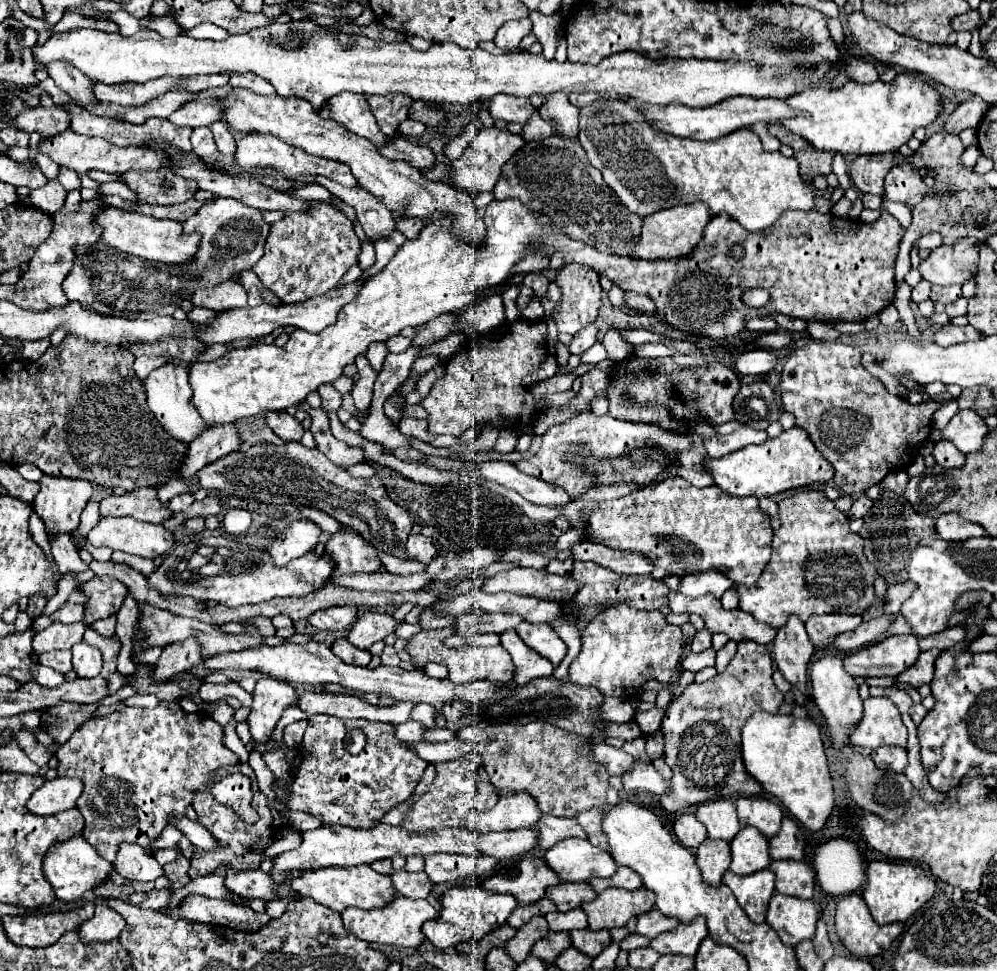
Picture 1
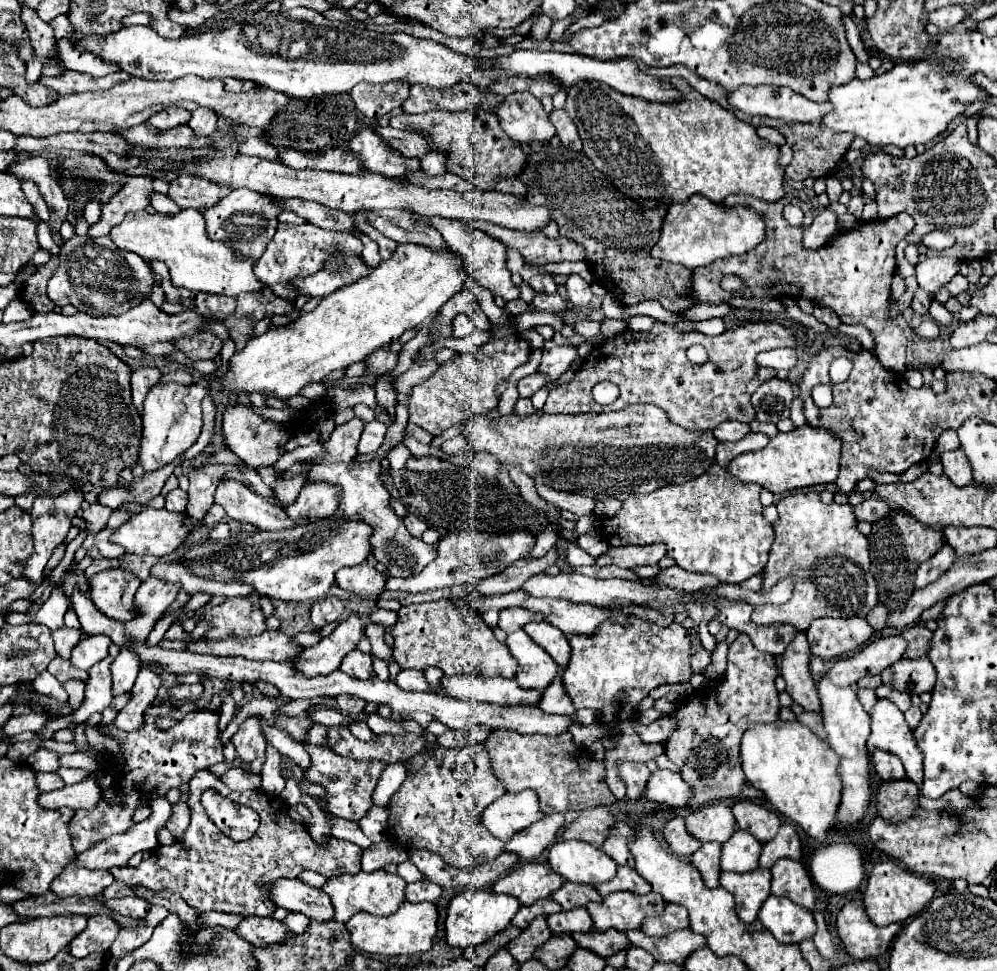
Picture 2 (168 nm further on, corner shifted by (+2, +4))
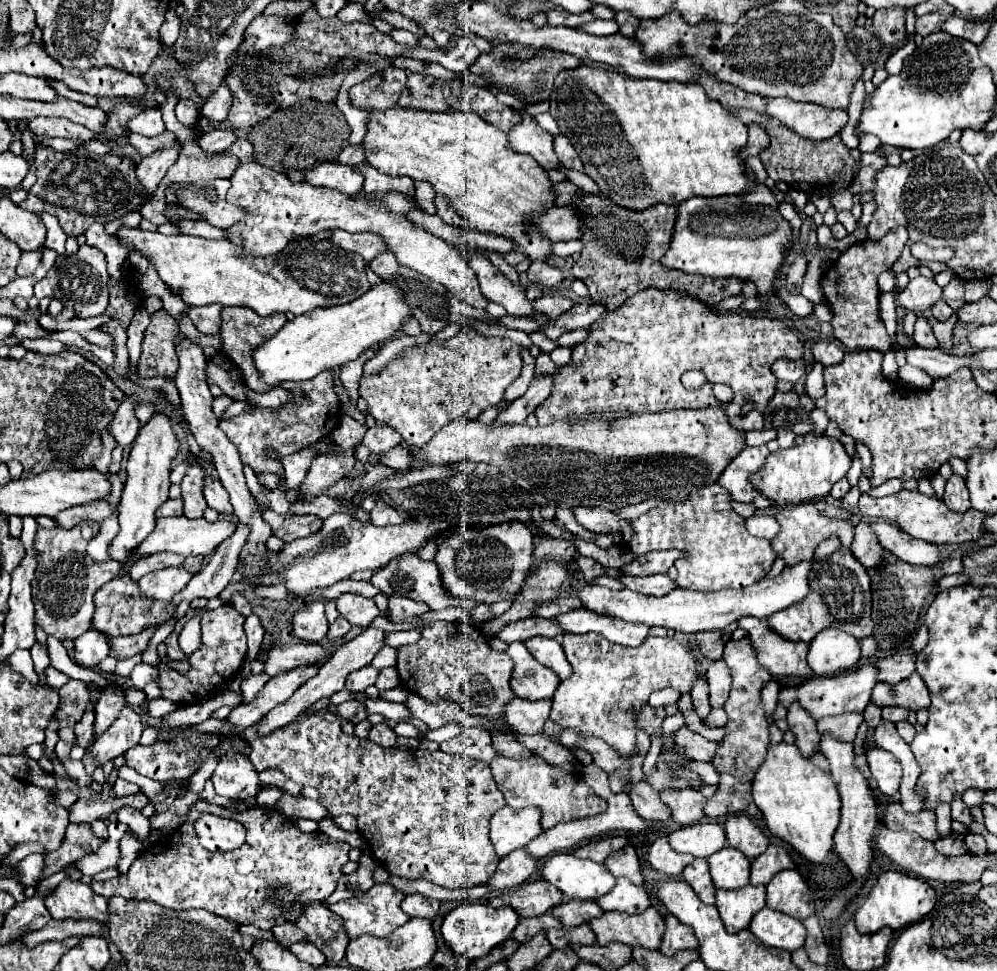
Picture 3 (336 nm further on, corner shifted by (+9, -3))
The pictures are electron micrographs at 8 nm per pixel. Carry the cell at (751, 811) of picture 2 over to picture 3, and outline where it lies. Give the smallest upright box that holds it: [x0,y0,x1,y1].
[725,815,769,859]

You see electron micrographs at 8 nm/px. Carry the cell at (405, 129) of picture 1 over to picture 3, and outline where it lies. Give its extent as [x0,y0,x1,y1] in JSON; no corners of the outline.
[363,105,553,261]

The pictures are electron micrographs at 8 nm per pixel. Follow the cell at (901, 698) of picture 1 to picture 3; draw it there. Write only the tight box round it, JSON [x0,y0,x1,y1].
[883,707,909,723]

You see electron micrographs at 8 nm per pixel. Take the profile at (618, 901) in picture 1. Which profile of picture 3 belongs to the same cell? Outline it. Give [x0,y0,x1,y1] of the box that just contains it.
[589,905,665,949]

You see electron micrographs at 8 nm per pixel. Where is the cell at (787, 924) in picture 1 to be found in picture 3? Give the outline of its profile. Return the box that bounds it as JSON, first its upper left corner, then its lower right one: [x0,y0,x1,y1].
[749,907,805,951]

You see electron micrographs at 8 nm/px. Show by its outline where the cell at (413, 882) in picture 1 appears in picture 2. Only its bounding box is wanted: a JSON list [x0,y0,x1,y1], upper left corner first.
[406,880,442,902]

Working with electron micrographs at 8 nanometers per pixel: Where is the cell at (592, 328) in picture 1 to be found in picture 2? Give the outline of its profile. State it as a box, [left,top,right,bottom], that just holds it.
[538,340,578,384]

